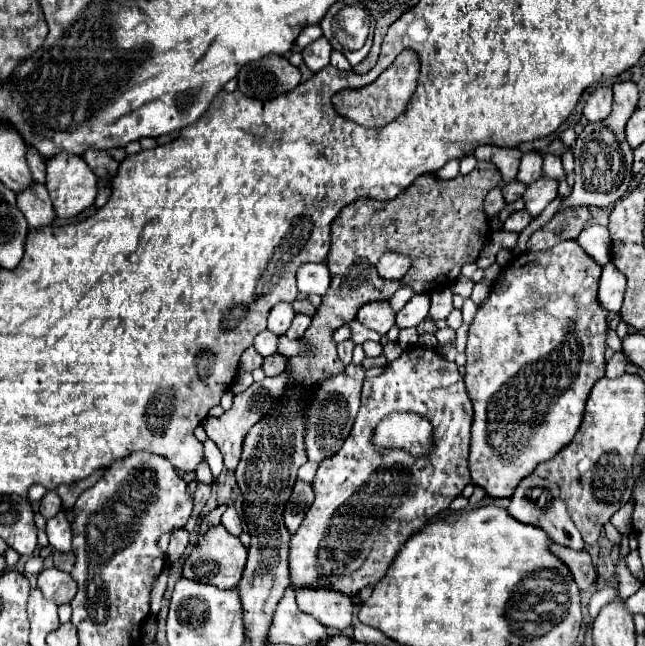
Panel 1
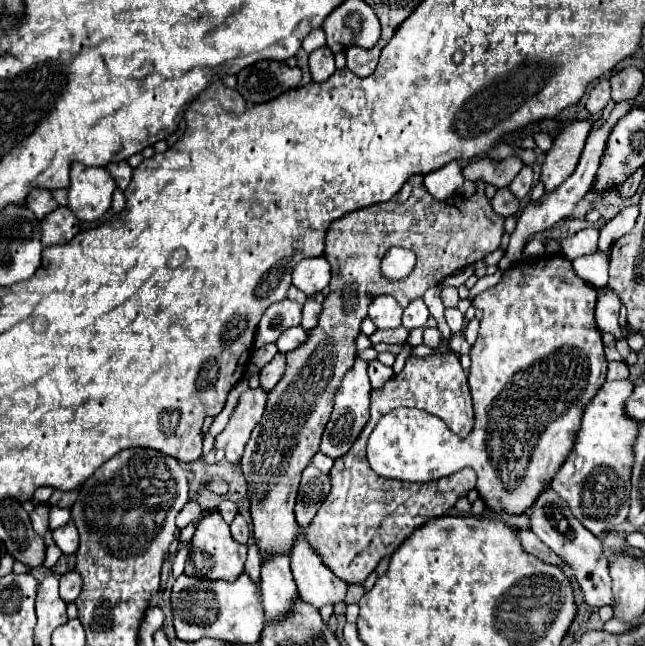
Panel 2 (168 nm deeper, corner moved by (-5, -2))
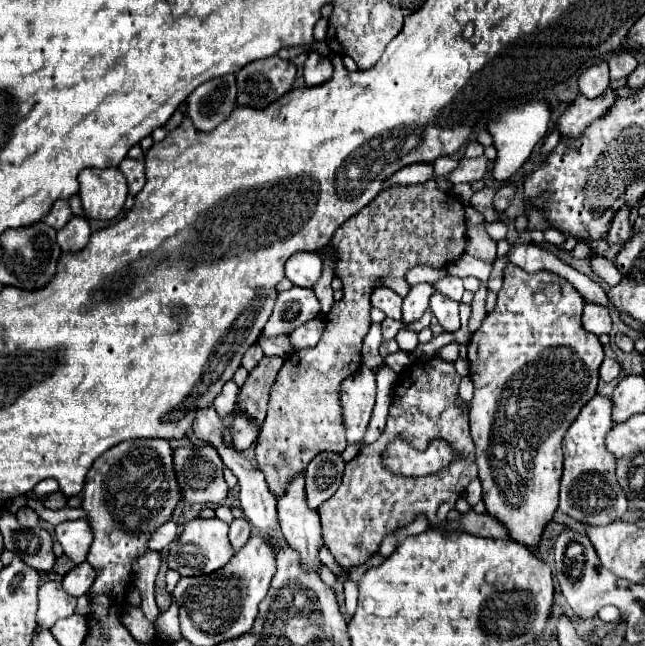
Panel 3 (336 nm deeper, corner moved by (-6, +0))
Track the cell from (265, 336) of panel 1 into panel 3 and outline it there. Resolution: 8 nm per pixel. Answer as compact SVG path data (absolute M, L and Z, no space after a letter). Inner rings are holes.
M317 316L315 320L311 320L311 322L295 328L295 332L289 334L291 348L293 348L293 350L313 348L313 346L321 340L323 328L325 328L325 318L323 318L323 316Z

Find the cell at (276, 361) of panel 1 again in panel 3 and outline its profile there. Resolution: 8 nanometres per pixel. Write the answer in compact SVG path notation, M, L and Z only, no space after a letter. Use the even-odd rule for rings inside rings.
M265 356L257 364L257 368L249 374L245 386L239 390L239 396L237 396L239 404L259 424L265 418L269 392L271 392L271 386L275 384L275 378L277 378L277 372L281 370L281 366L283 366L283 358L279 358L279 356L271 356L269 358L269 356Z

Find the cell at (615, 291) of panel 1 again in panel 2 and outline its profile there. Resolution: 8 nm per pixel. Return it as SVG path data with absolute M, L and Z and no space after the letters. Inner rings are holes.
M608 290L604 296L596 302L594 320L600 332L610 332L616 339L624 338L620 324L618 324L618 310L620 310L620 298L614 294L614 290Z

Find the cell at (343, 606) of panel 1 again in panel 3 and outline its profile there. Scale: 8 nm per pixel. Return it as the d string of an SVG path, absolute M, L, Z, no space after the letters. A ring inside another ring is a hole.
M299 474L289 486L287 486L287 492L277 500L277 512L279 512L279 524L281 524L281 532L287 540L287 544L291 546L291 550L295 550L299 554L299 562L303 564L303 568L311 570L311 572L317 572L321 574L323 570L323 562L319 558L319 550L321 550L321 544L323 544L323 538L321 538L321 524L319 524L319 514L315 510L309 510L307 508L307 502L305 502L305 480L303 480L303 474Z

